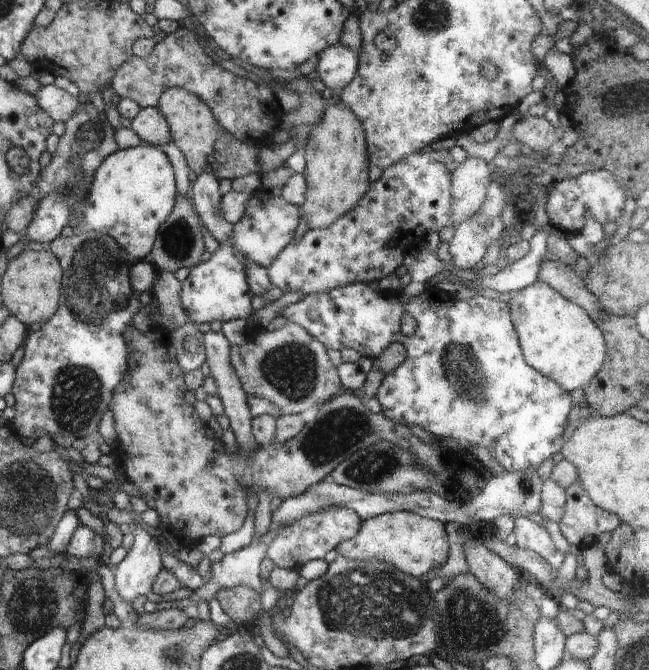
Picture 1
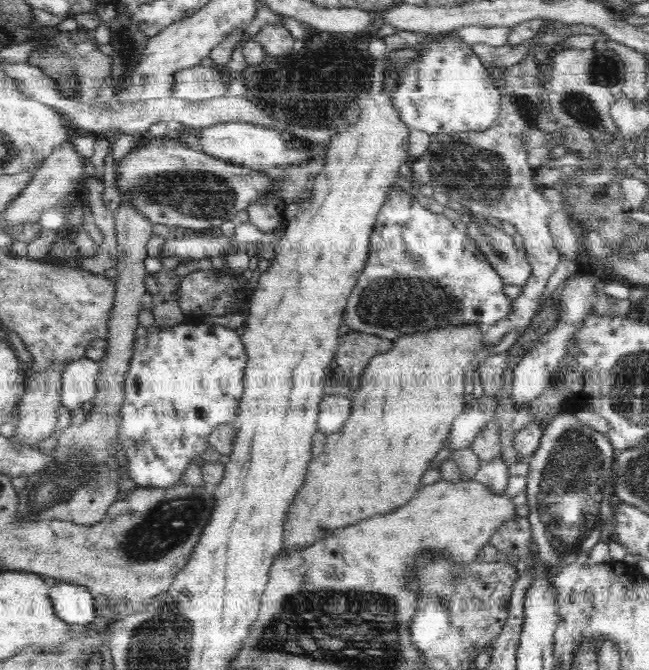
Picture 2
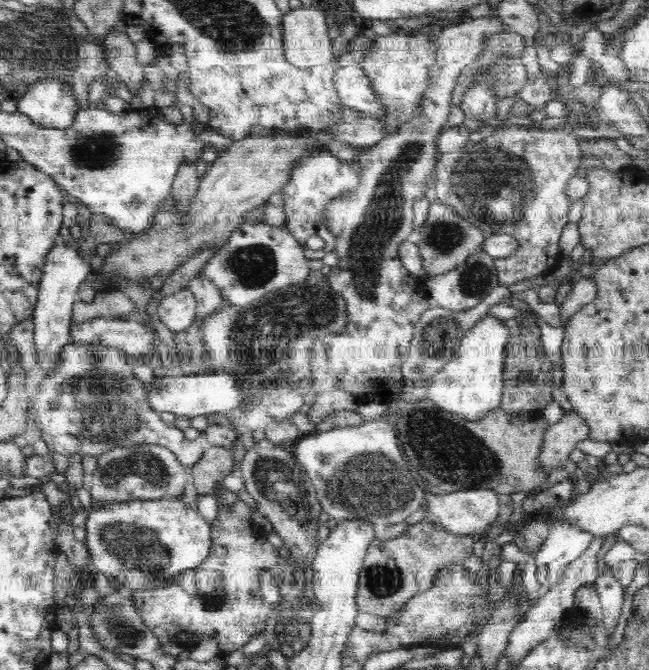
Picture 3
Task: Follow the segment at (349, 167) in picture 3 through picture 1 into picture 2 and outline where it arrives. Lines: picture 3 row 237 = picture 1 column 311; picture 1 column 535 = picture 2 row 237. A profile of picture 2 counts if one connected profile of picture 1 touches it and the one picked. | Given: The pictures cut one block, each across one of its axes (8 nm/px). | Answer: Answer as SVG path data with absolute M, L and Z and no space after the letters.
M396 183L385 197L370 235L366 264L344 307L343 330L392 341L402 334L420 334L434 328L462 324L487 327L509 315L512 300L503 291L504 282L469 235L460 232L444 213L432 213Z

